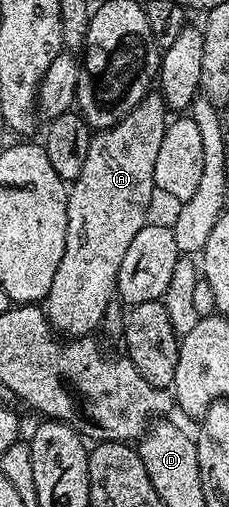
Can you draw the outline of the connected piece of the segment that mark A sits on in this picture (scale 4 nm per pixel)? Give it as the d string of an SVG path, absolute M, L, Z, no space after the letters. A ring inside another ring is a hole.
M152 92L116 126L100 130L92 137L81 176L69 186L65 256L57 264L53 288L49 288L45 299L47 321L60 335L87 336L104 325L121 260L133 236L149 222L147 209L151 197L157 194L154 182L157 152L168 123L169 111L163 95Z

